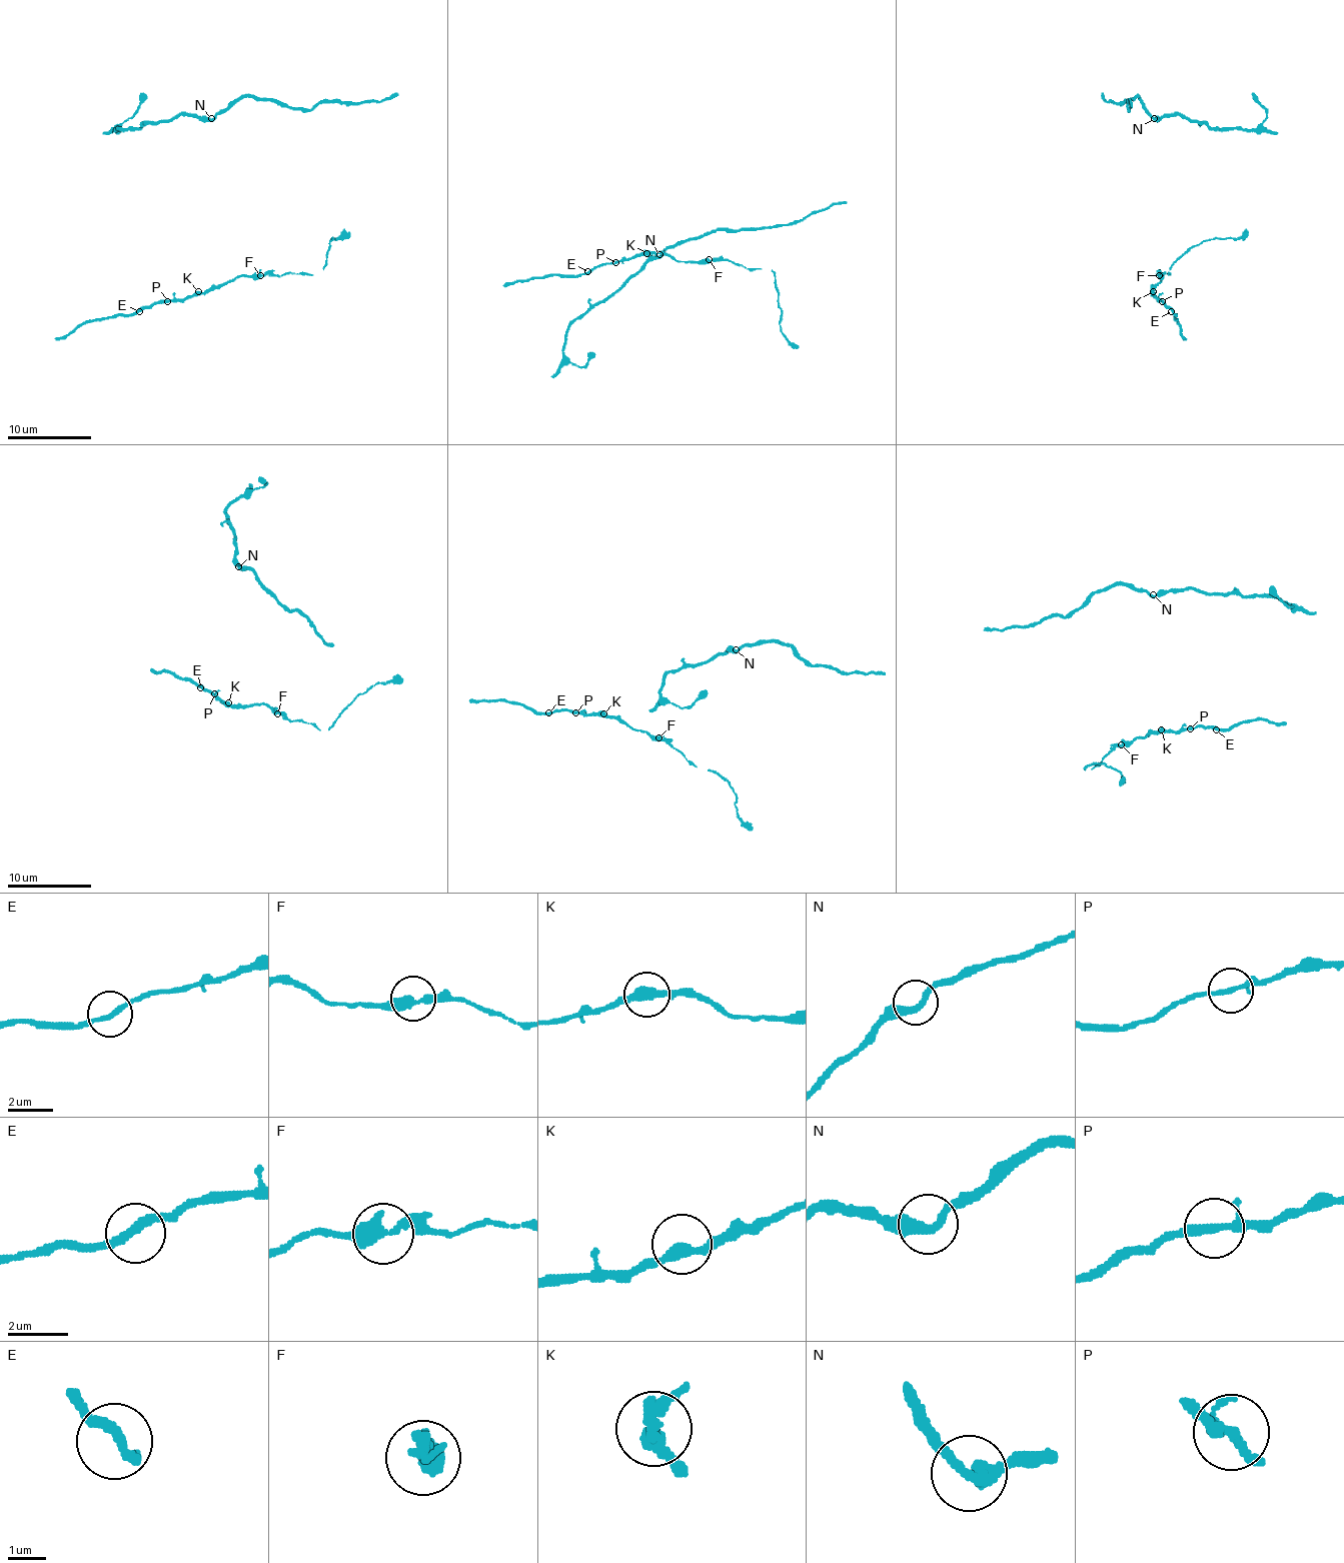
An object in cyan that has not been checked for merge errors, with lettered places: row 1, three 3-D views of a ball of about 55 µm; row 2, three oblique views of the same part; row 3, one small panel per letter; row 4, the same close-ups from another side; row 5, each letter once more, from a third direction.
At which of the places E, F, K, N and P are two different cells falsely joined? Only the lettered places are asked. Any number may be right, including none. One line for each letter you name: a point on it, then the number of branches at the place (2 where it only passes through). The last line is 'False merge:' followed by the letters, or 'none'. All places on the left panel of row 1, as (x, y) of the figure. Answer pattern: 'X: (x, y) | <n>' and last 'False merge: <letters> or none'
False merge: none

